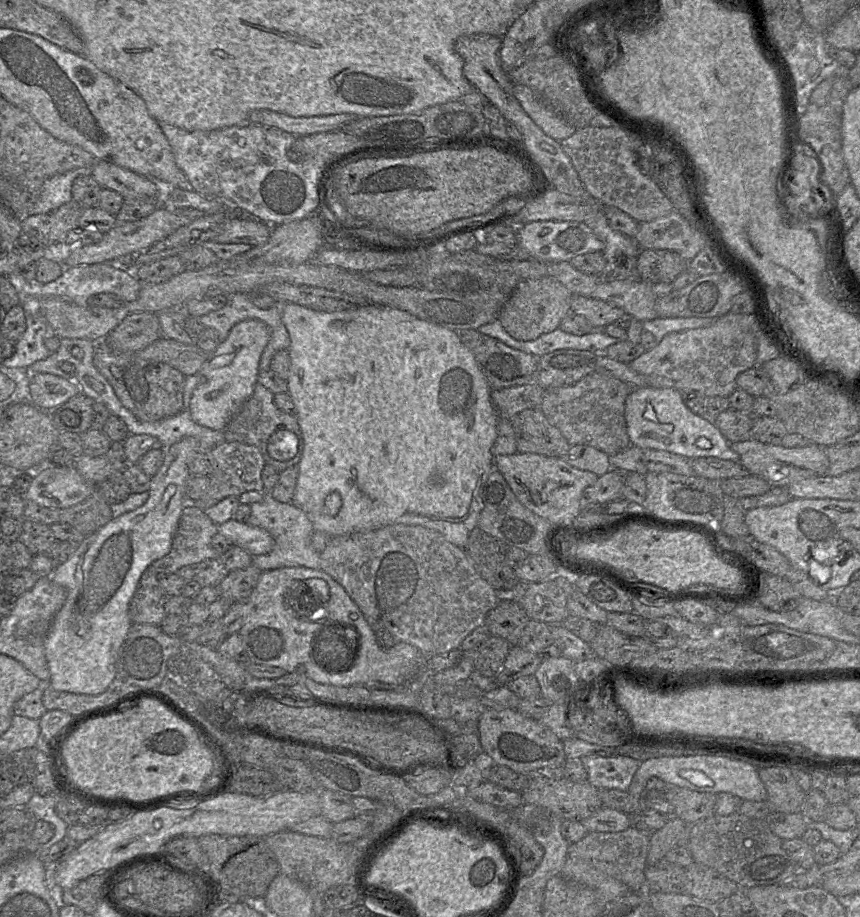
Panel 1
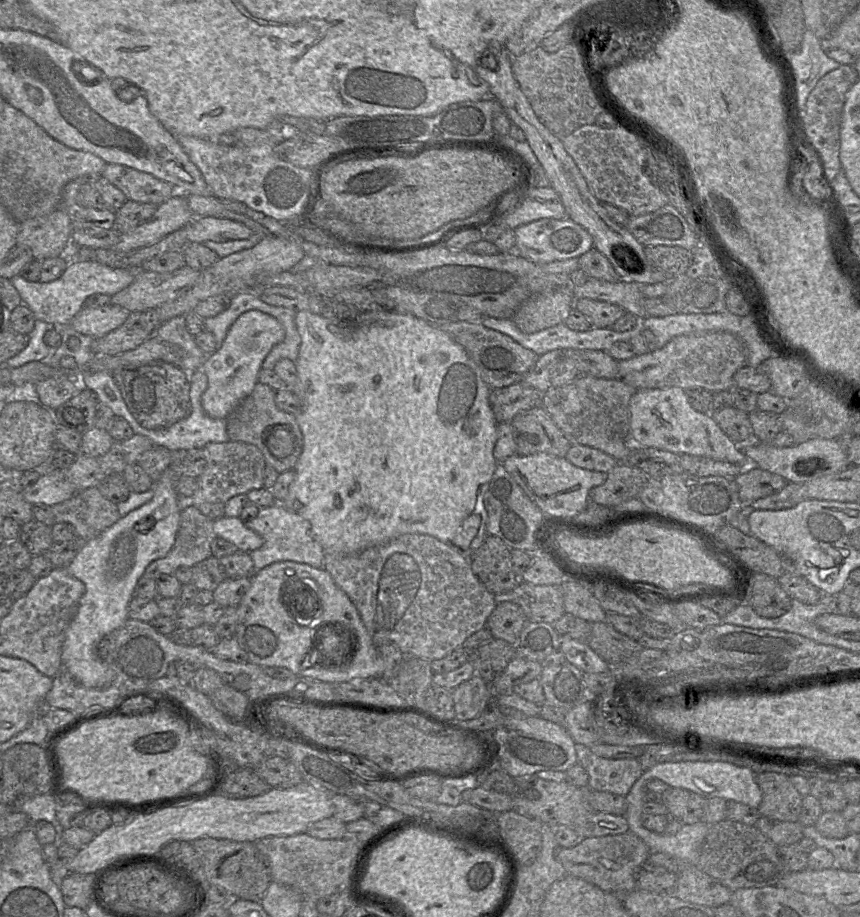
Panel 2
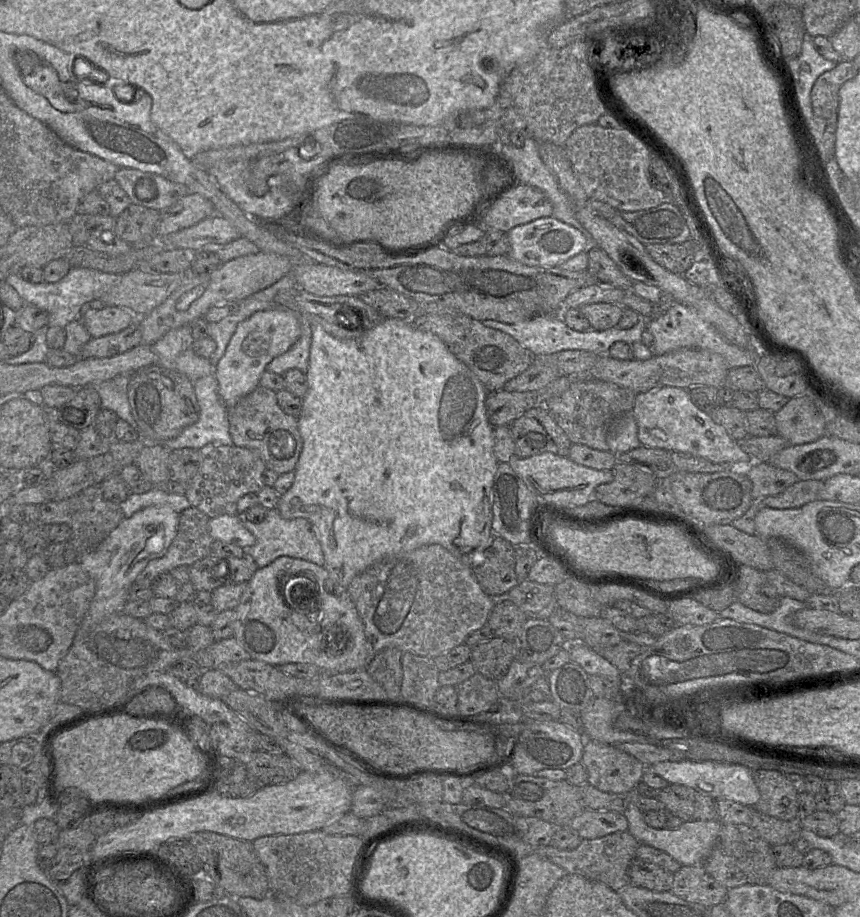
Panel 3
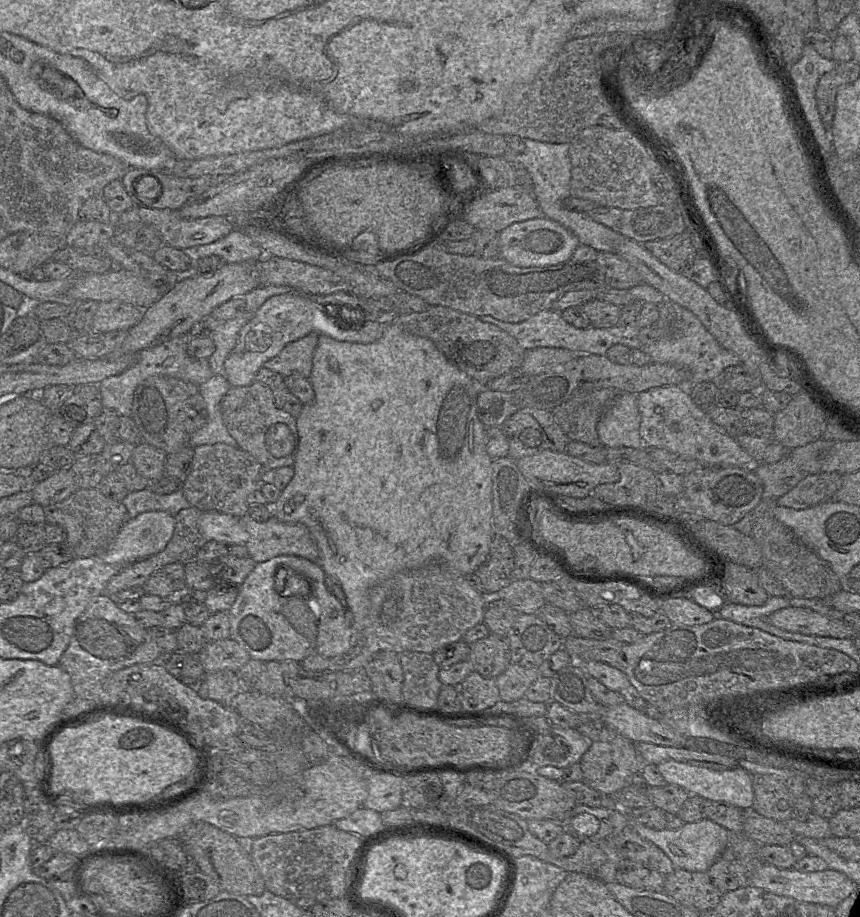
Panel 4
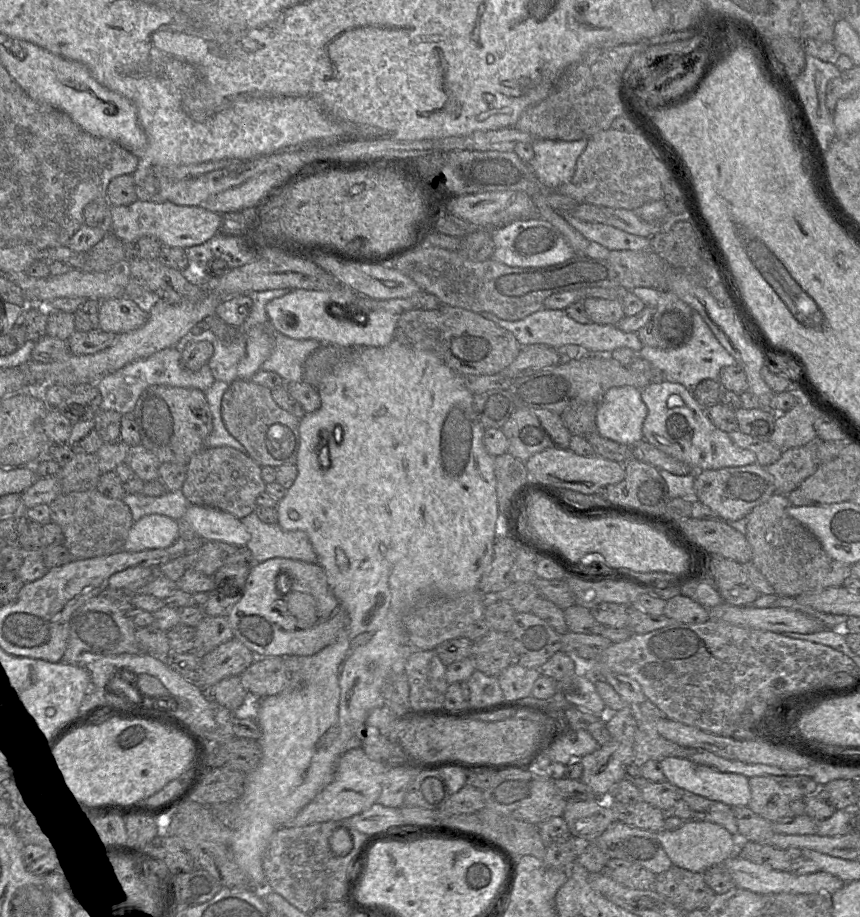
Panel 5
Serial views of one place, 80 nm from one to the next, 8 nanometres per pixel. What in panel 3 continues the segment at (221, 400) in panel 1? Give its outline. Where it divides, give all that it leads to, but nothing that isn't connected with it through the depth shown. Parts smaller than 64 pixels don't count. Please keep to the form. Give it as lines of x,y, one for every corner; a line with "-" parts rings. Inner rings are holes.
286,307
256,311
238,323
223,357
214,368
218,394
229,407
259,386
260,376
275,357
285,353
300,337
301,323
297,312

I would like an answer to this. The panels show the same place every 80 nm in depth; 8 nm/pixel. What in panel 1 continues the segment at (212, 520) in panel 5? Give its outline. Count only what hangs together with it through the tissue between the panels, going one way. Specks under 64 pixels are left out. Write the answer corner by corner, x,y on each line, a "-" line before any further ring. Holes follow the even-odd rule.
233,519
218,525
218,532
251,556
268,554
274,547
274,539
266,530

